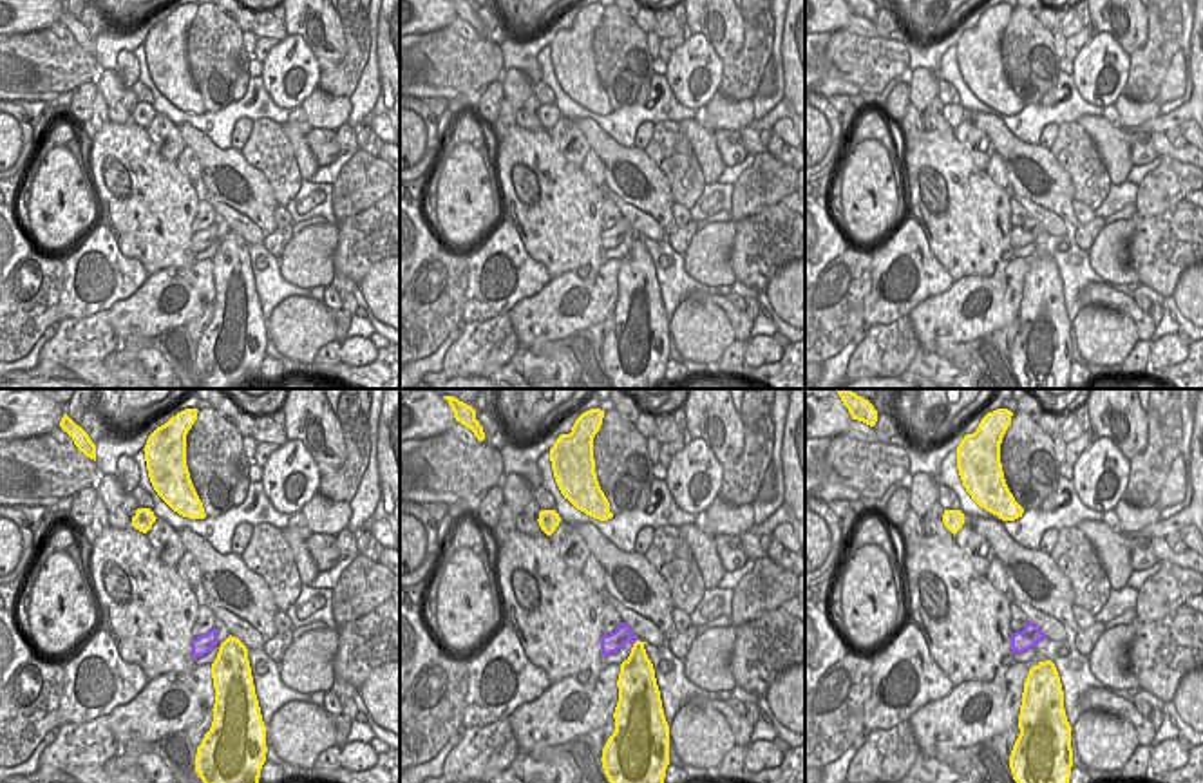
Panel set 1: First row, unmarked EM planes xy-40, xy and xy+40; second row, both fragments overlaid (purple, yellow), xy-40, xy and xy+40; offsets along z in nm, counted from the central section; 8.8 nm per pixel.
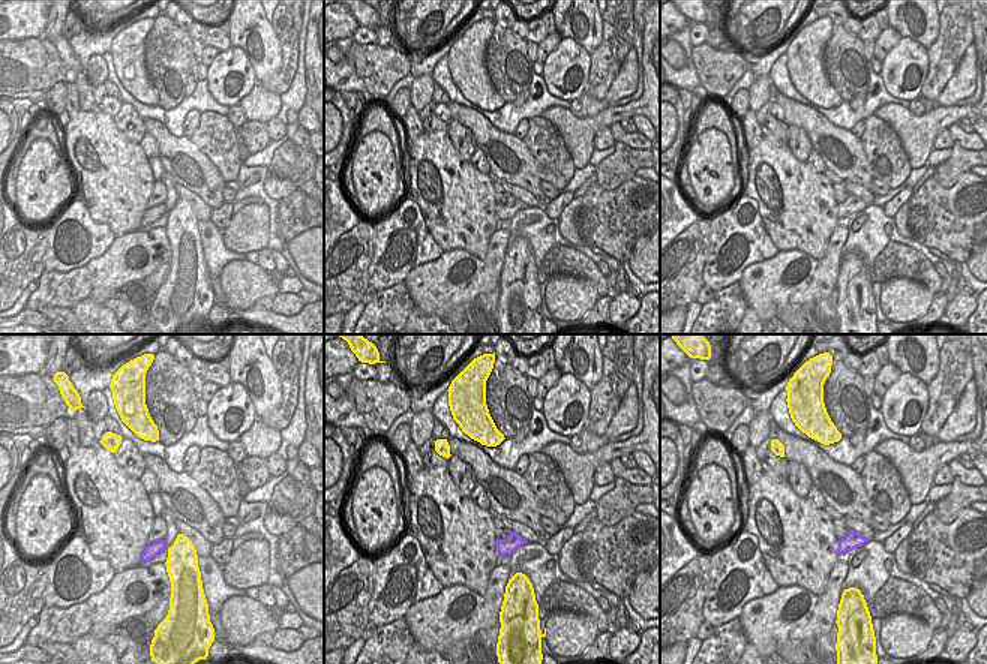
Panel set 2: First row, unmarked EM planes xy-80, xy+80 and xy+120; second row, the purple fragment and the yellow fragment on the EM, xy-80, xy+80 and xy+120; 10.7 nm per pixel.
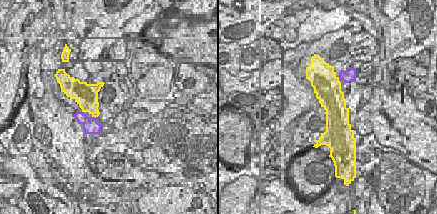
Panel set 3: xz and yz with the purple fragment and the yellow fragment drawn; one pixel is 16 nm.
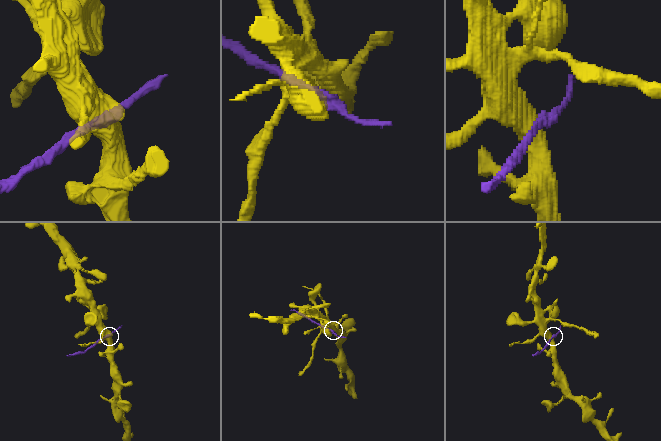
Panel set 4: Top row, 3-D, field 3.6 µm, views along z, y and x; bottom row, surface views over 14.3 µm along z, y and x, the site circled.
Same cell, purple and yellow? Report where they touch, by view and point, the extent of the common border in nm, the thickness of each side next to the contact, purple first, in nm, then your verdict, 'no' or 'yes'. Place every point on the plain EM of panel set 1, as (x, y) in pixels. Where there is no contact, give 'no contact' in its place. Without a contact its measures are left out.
meets purple in xy at (635, 235); contact 70 nm long; 170 nm thick on the purple side, 240 nm on the other; no

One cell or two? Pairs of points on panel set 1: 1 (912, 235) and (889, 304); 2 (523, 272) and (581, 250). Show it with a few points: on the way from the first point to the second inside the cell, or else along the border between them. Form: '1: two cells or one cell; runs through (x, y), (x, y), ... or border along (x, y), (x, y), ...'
1: one cell; runs through (912, 257), (919, 270), (919, 284), (910, 301)
2: two cells; border along (518, 230), (523, 248), (552, 277)

